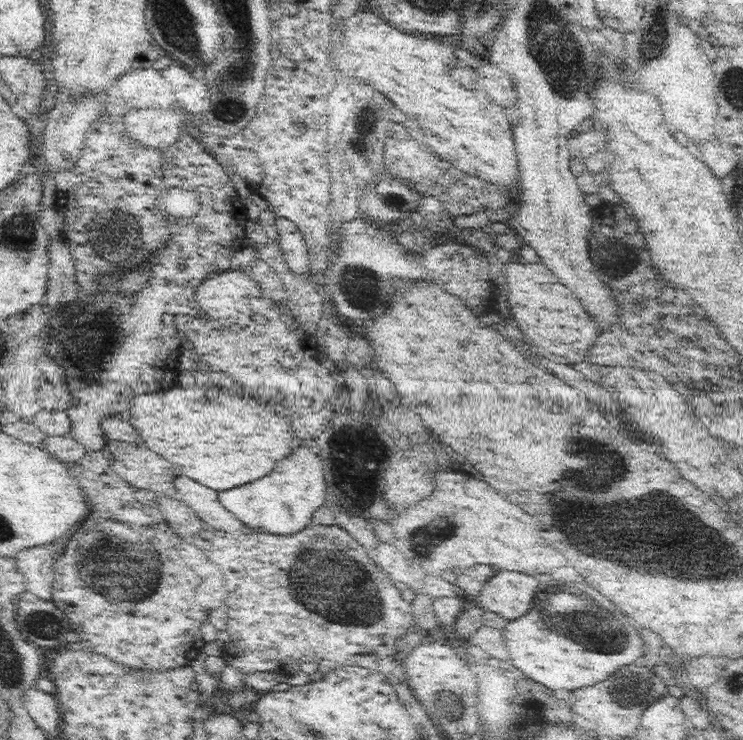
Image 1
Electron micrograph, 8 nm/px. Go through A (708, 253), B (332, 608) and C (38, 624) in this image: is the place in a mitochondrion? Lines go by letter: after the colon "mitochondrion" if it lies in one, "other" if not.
A: other
B: mitochondrion
C: mitochondrion

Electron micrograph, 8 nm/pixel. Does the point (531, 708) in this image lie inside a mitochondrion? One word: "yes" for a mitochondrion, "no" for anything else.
yes

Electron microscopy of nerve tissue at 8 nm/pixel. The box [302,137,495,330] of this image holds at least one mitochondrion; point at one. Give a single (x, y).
(365, 293)

